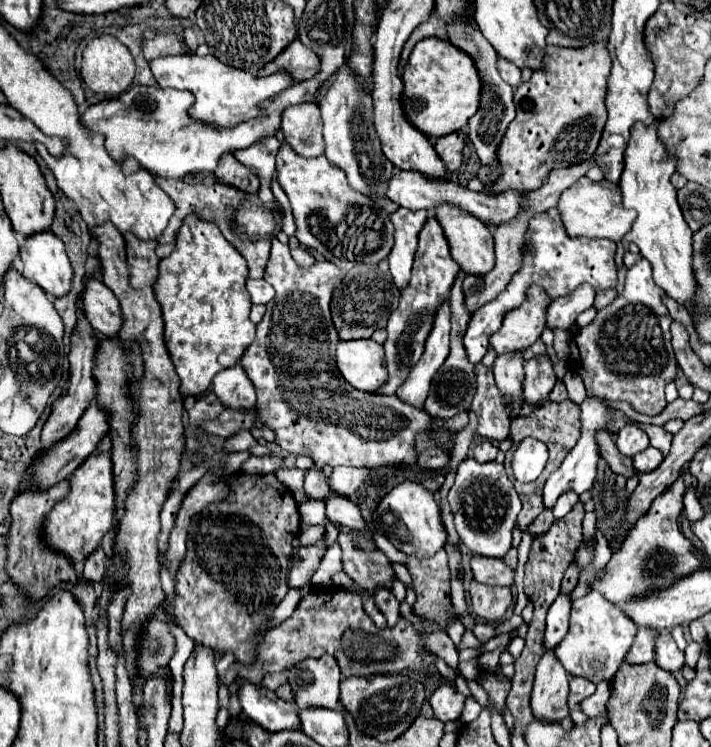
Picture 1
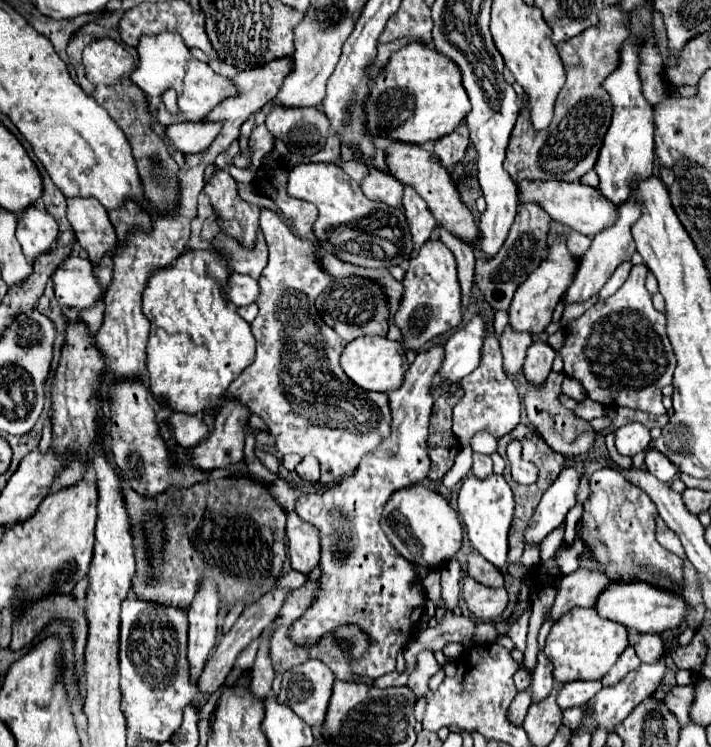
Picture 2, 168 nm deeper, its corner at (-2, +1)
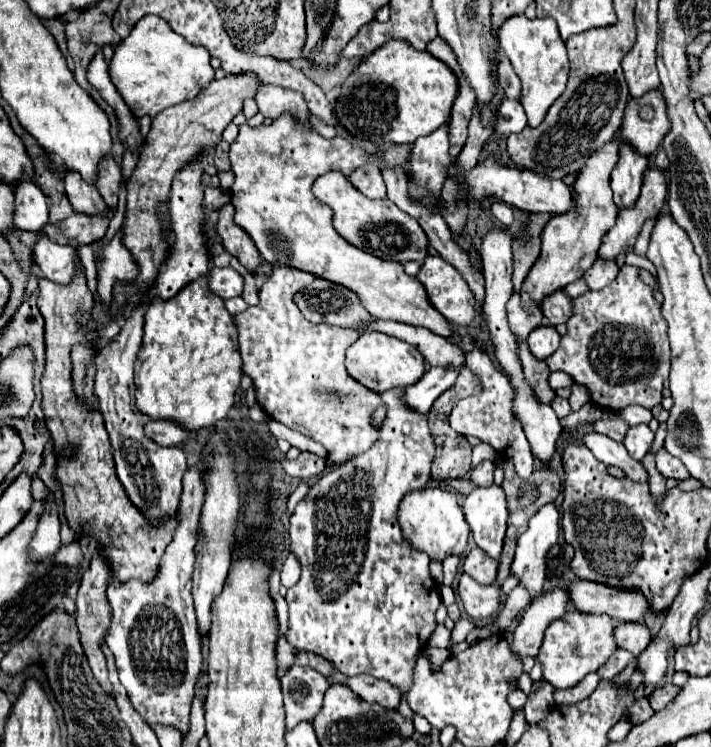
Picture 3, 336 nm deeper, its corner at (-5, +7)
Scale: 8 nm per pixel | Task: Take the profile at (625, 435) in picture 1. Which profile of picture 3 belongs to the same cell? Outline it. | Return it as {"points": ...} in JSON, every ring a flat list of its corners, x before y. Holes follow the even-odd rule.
{"points":[[648,424,632,426,624,438,624,446,634,460,642,460,648,454,652,442,654,442,654,432,648,428]]}

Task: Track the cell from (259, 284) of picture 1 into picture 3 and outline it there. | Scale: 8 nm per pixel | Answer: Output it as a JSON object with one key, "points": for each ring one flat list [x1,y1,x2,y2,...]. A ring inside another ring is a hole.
{"points":[[212,268,208,272,208,280,210,280,210,284,208,284,210,292,224,300,240,296,242,288,244,288,242,276,232,268]]}

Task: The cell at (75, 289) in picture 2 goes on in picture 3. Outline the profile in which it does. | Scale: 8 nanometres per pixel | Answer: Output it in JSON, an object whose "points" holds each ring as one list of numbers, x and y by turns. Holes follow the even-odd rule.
{"points":[[42,236,32,246,32,260,36,264,36,270,40,276,50,278,58,284,72,282,76,274,76,250,72,246,64,246,58,242,52,242,48,236]]}

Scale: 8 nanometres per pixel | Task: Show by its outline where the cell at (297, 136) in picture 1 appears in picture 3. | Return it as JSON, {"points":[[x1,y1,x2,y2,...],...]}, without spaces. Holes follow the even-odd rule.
{"points":[[262,84,256,90,254,100,266,118,274,120,274,118,278,118,280,112,292,112,294,116,302,118,308,124,308,106,300,92,294,92,294,90,288,90,282,86]]}

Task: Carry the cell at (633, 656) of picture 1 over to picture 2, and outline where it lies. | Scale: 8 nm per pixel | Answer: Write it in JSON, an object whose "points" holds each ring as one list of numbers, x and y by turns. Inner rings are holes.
{"points":[[627,648,623,654,621,654,621,658,617,660,617,664,607,672,607,676,603,676,603,686,613,686,613,684,617,684,619,680,623,680,623,676,627,676,627,672,631,672,631,670,635,670,635,668,639,668,641,666,641,660,639,660,639,656,635,654,635,648]]}

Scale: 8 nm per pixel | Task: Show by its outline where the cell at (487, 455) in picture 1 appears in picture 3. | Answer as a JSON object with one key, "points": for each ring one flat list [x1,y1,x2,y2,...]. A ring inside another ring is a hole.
{"points":[[488,460,482,462,482,464,478,464,470,472,470,480,474,482,474,486,482,486,482,488,492,486,492,482,494,482,494,464,488,462]]}

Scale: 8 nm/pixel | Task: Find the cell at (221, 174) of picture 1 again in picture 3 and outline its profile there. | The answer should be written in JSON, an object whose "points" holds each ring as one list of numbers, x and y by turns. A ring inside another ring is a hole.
{"points":[[230,204,224,206,224,208,220,208,214,232,220,236,222,246,234,258,238,258,240,264,248,272,256,272,256,268,260,266,260,254,258,254,254,242,250,242,250,236,240,226,234,226,232,218,234,218,234,208]]}

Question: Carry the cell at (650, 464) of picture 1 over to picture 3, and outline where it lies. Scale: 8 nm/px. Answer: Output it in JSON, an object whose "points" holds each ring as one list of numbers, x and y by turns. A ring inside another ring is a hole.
{"points":[[666,448,658,450,658,454,656,454,656,466,658,466,658,470,666,478,674,478,674,480,686,480,686,478,690,478,690,474,682,466,682,462,678,462,678,458,674,458,672,454,668,454]]}

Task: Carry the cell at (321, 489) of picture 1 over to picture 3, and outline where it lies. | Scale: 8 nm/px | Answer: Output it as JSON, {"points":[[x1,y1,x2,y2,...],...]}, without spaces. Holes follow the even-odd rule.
{"points":[[300,452,300,456,296,460,282,458,282,468,292,478,308,480,308,478,320,476,326,470,326,462,312,452]]}

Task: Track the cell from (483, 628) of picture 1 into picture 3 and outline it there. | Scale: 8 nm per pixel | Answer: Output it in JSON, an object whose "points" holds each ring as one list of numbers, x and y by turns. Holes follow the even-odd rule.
{"points":[[362,674,362,676,354,676,349,677,346,680,346,686,350,688,350,690,354,690,354,694,356,696,360,696,362,700,366,700,366,702,370,702,370,704,380,704,380,706,384,706,384,708,398,708,398,704,400,704,400,694,398,694,398,690,394,690,388,682,382,682,382,680,376,680,373,676,366,676,366,674]]}

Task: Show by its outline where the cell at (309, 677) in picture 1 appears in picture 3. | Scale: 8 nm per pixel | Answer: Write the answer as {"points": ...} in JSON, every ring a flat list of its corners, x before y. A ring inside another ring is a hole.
{"points":[[292,666,282,678,282,694,286,706,286,728,292,730,304,720,312,720,322,708,322,698,330,682,306,666]]}

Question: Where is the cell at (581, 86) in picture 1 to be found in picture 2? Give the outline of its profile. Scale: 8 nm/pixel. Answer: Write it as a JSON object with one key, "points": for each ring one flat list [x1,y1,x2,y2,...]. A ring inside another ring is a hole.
{"points":[[611,6,599,12,599,24,595,28,587,28,587,32,557,44,567,72,567,82,555,100,555,116,547,130,533,128,529,96,523,94,519,120,511,132,505,158,505,170,515,184,521,184,523,180,577,182,595,166,603,136,611,122,611,100,607,100,607,92,603,92,601,82,611,74,611,68,615,68,615,44,619,44,619,40,623,40,619,8]]}

